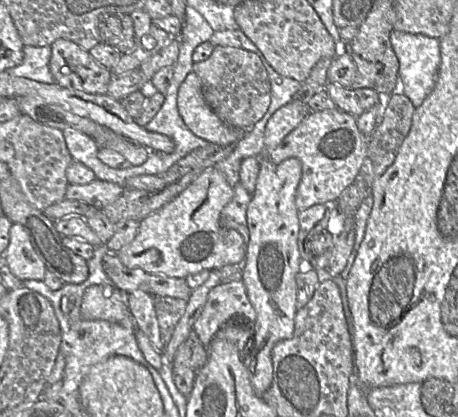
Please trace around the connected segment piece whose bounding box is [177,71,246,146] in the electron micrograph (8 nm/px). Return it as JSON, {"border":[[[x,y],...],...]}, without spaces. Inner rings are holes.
{"border":[[[190,72],[180,85],[177,107],[186,126],[199,138],[212,144],[226,146],[238,142],[246,129],[226,125],[207,104],[197,74]]]}

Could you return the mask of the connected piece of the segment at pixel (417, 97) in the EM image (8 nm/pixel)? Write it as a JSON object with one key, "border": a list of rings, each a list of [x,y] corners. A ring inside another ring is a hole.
{"border":[[[393,29],[390,33],[390,42],[399,61],[403,94],[417,108],[433,91],[437,82],[440,66],[440,40],[423,34],[411,34]]]}

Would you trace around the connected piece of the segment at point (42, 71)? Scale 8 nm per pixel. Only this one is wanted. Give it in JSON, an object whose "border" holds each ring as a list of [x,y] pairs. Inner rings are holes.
{"border":[[[23,46],[23,60],[21,64],[5,71],[7,74],[28,78],[46,84],[55,83],[50,71],[51,46],[34,47]]]}

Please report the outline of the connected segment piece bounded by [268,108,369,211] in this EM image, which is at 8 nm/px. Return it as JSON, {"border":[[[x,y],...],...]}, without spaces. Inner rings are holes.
{"border":[[[338,108],[320,112],[311,111],[268,155],[268,158],[275,164],[292,157],[301,161],[302,176],[295,194],[295,205],[298,211],[303,211],[316,204],[336,202],[343,191],[355,181],[366,157],[368,139],[369,137],[358,130],[357,117],[352,114]]]}

